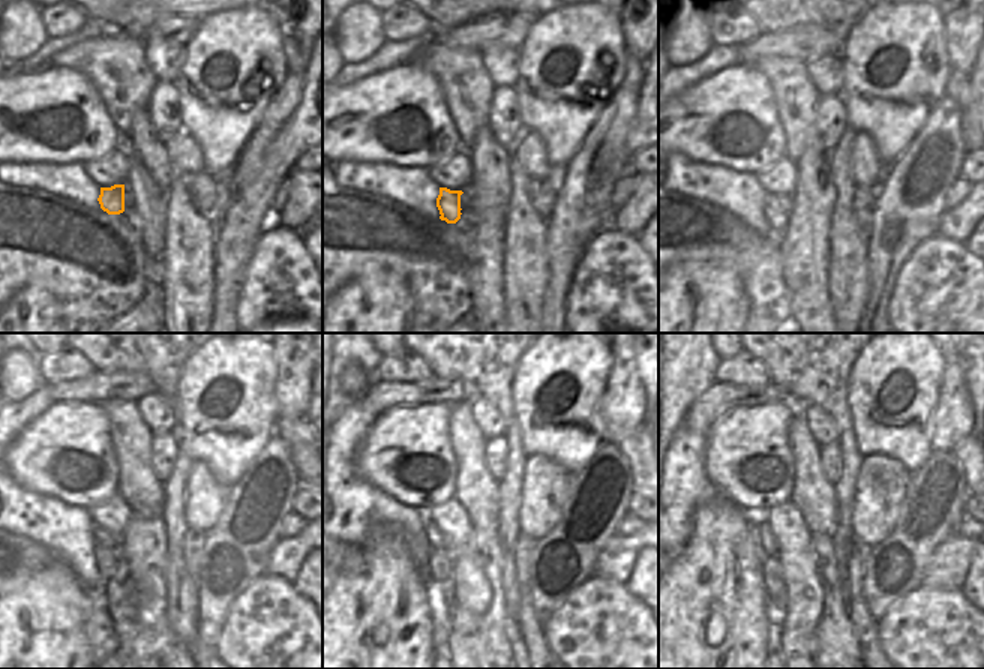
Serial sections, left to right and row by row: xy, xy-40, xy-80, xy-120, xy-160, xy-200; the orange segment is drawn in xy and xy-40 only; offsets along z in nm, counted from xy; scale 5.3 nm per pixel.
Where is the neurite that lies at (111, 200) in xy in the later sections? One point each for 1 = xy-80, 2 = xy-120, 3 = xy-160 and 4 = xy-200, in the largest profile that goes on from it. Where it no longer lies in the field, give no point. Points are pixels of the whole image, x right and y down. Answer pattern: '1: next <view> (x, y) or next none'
1: next xy-80 (779, 206)
2: next xy-120 (107, 558)
3: next xy-160 (441, 567)
4: next xy-200 (774, 591)

